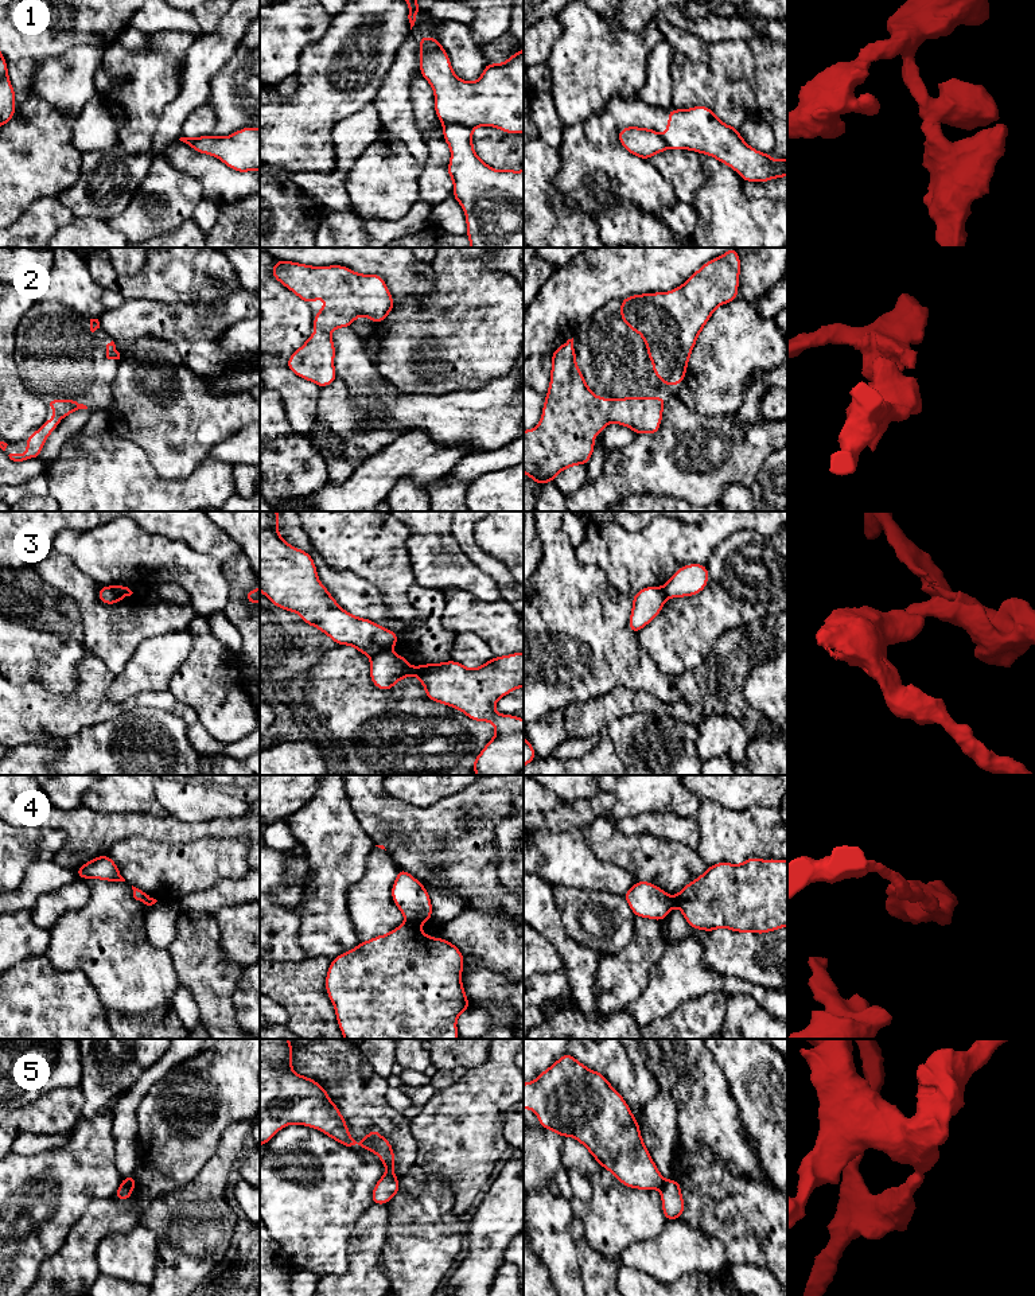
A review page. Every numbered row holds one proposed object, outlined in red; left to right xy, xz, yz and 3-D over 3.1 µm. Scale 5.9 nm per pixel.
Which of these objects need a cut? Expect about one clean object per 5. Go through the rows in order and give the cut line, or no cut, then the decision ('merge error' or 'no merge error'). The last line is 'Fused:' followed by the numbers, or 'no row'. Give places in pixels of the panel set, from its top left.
1: xz (444, 124), (463, 124), (473, 128) | merge error
2: no cut | no merge error
3: xz (389, 650), (370, 657) | merge error
4: xz (407, 921), (417, 926) | merge error
5: xy (121, 1183), (133, 1187) | merge error
Fused: 1, 3, 4, 5

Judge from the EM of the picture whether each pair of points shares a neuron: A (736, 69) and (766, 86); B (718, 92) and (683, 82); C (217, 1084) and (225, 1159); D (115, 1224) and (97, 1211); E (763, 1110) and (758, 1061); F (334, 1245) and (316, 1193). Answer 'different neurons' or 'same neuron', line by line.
A: different neurons
B: same neuron
C: different neurons
D: same neuron
E: same neuron
F: same neuron

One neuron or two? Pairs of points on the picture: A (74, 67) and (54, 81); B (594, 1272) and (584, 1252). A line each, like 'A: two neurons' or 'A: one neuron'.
A: one neuron
B: one neuron

